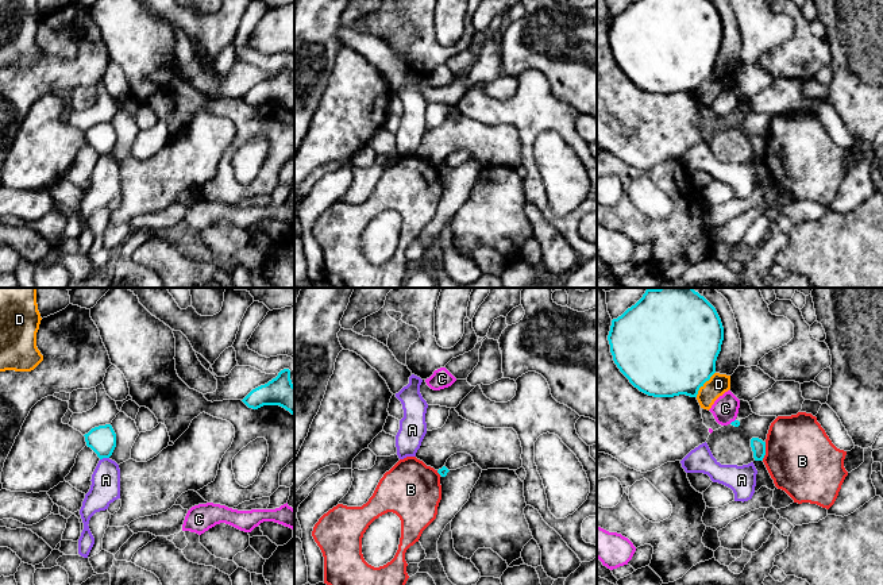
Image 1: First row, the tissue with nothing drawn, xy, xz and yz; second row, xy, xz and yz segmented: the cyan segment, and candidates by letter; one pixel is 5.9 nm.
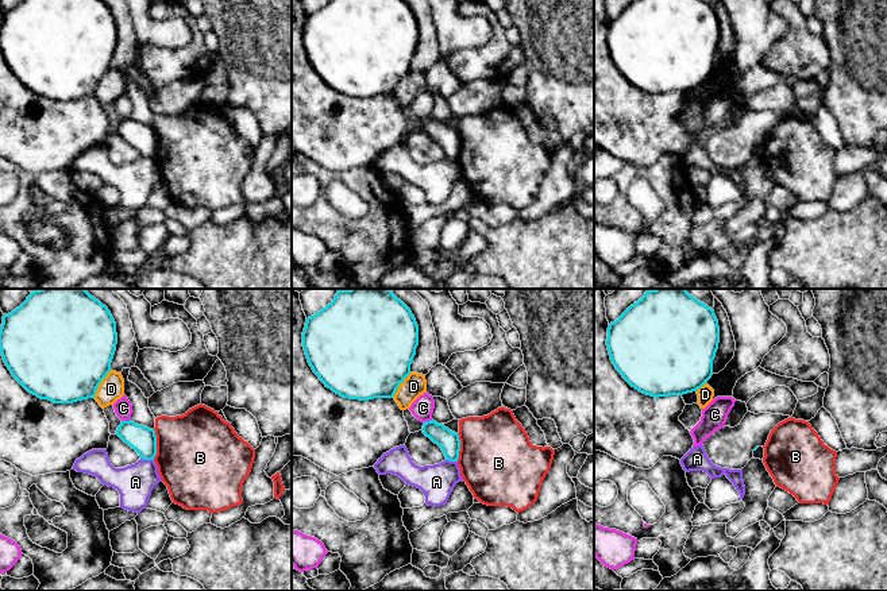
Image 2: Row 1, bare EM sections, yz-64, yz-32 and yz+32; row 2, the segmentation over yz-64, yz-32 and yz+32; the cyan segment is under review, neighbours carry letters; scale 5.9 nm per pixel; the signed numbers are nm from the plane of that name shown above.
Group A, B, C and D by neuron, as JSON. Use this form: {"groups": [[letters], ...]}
{"groups": [["A"], ["B"], ["C"], ["D"]]}

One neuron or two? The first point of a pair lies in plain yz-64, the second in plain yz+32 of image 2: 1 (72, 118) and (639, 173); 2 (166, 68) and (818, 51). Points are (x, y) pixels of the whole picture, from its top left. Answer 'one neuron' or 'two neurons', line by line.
1: two neurons
2: one neuron

